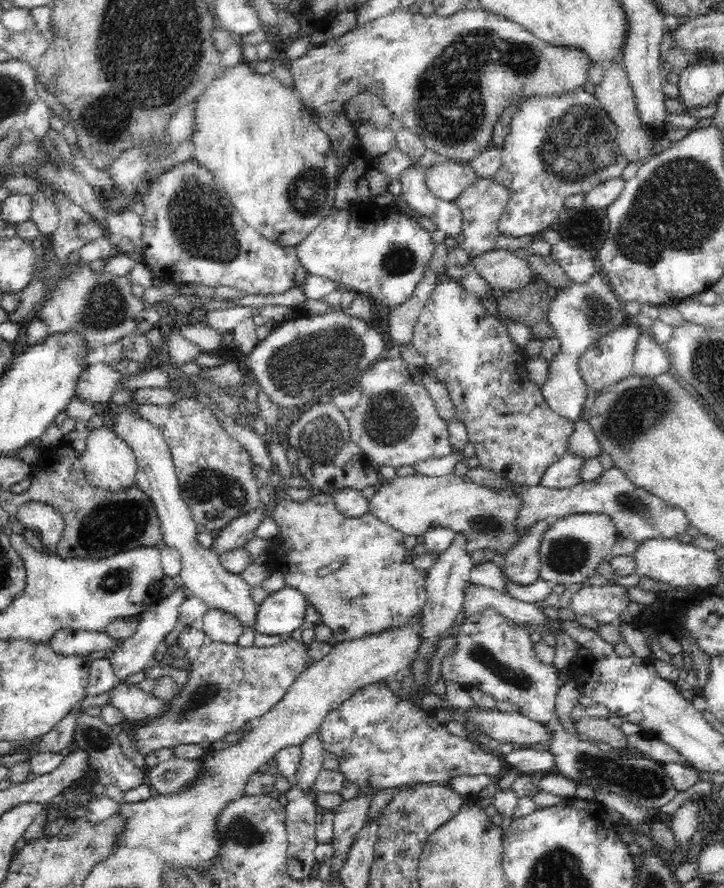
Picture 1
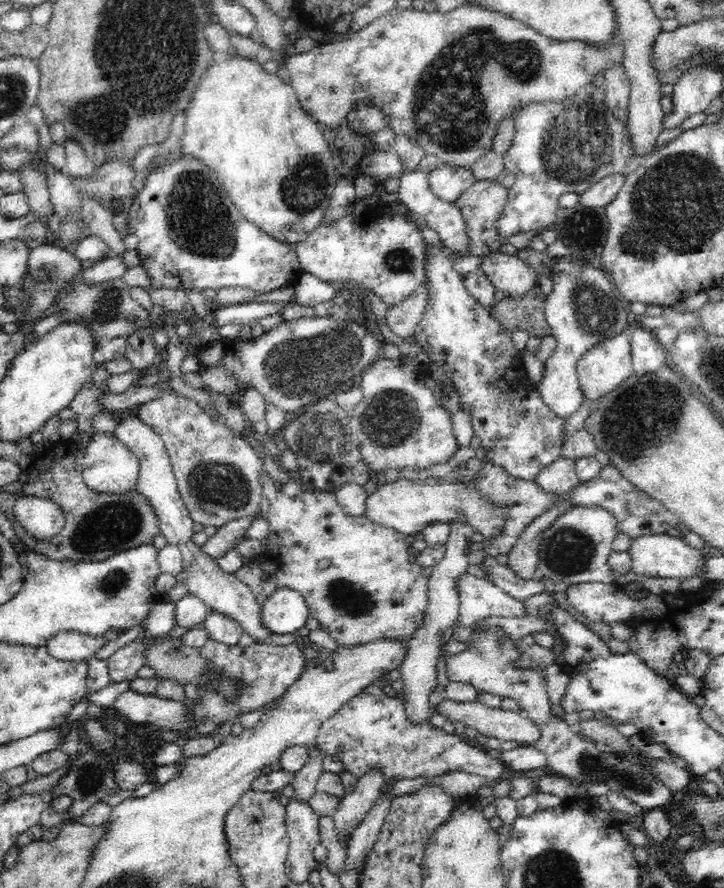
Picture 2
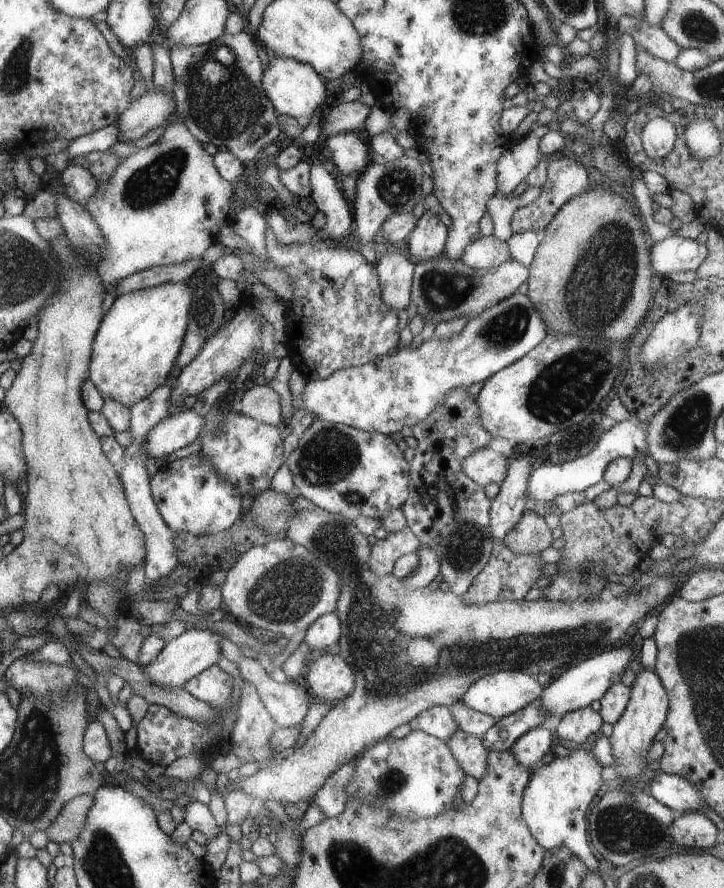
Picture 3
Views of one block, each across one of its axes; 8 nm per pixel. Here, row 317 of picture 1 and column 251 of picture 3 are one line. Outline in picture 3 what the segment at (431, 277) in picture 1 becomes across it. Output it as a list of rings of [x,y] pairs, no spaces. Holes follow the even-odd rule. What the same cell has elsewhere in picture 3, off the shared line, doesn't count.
[[[254,384],[248,389],[241,403],[241,414],[263,424],[282,425],[280,396],[270,386]]]

